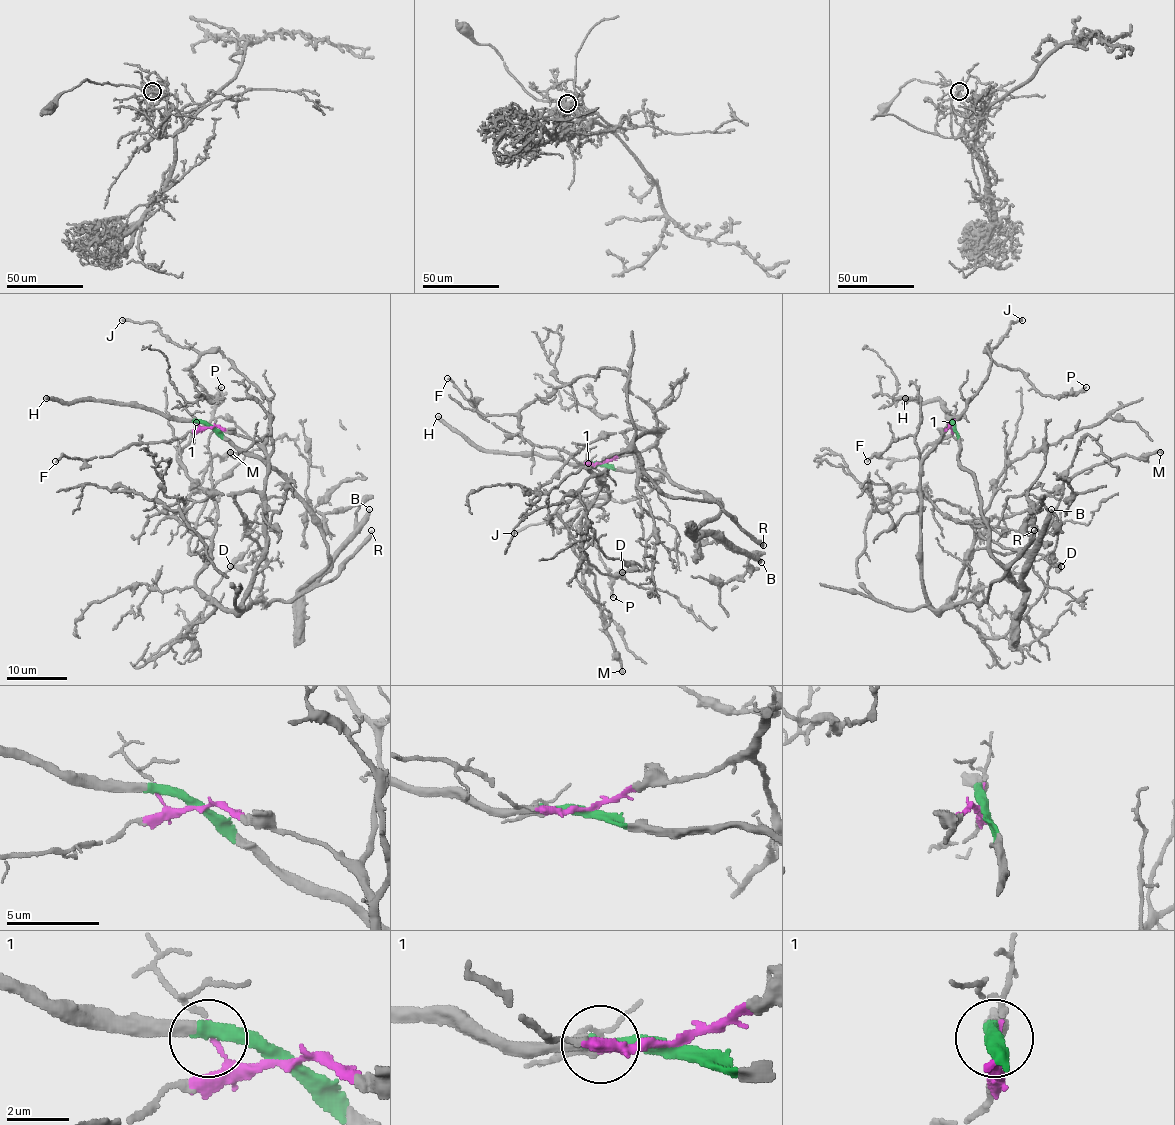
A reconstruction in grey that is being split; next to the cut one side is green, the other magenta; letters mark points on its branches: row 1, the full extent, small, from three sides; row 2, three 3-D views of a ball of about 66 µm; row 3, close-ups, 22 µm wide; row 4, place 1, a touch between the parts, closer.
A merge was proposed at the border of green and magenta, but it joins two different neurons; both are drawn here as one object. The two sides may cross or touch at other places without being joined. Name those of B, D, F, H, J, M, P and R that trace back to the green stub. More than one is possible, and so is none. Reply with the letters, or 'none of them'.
B, H

